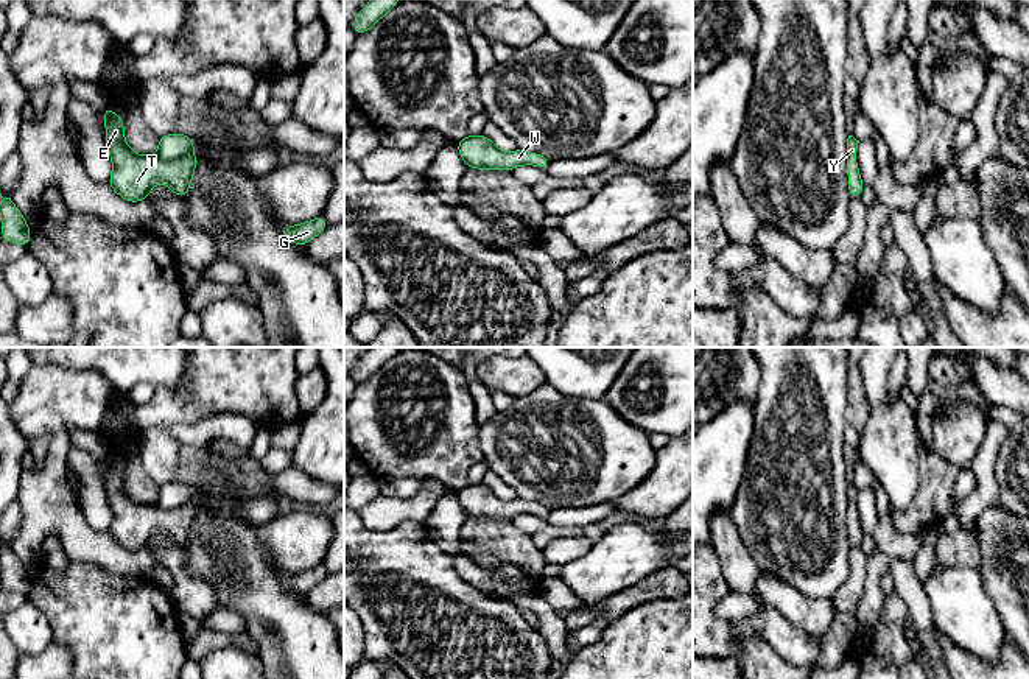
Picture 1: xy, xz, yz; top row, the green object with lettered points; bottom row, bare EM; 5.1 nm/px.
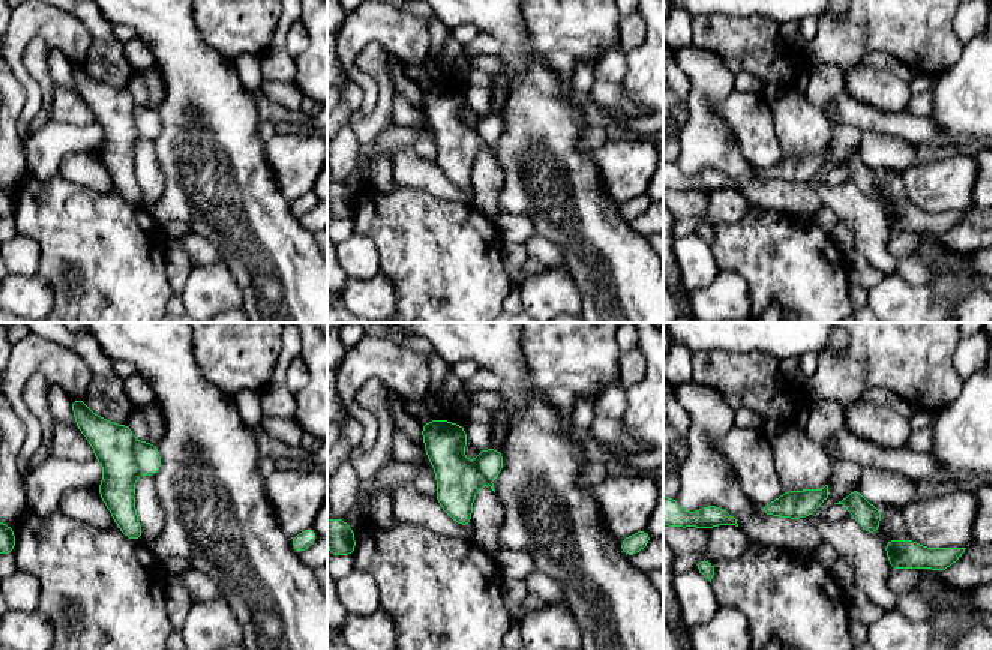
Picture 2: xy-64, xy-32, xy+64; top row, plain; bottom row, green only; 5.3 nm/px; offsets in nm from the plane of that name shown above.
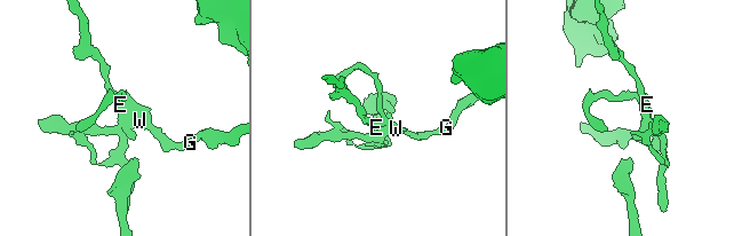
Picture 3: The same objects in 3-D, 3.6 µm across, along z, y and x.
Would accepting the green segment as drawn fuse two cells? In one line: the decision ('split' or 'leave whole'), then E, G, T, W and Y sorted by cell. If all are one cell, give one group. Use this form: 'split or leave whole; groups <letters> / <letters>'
leave whole; groups E G T W Y

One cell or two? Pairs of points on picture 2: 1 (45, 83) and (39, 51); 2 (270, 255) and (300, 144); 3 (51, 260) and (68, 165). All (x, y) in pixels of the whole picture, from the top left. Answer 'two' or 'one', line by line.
1: one
2: two
3: two

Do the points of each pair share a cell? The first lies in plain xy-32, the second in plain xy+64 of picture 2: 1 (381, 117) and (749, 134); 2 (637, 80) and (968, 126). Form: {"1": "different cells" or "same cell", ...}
{"1": "different cells", "2": "same cell"}

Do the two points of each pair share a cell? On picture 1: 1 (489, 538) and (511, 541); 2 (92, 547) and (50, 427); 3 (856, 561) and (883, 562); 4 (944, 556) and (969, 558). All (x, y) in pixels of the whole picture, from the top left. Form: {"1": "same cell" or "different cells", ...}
{"1": "same cell", "2": "same cell", "3": "different cells", "4": "same cell"}

